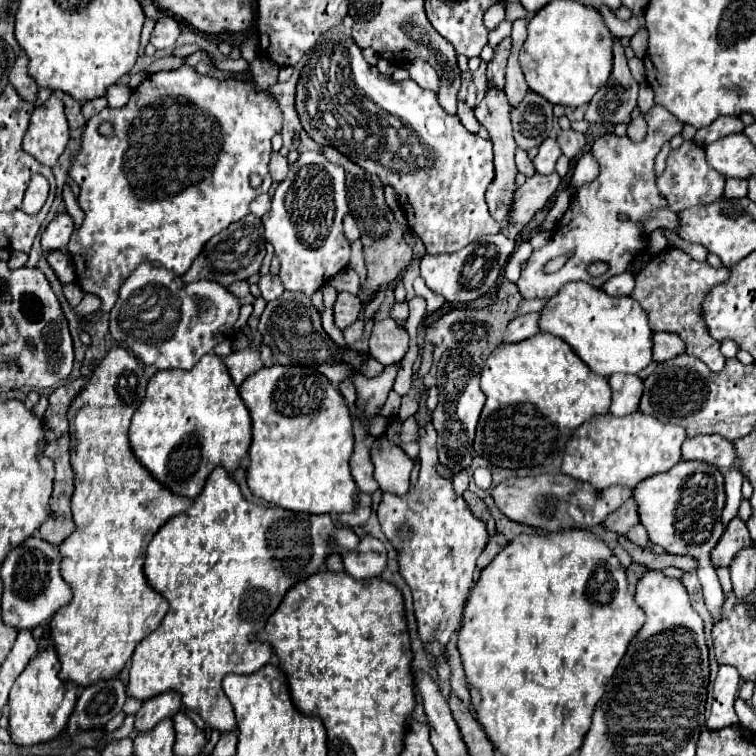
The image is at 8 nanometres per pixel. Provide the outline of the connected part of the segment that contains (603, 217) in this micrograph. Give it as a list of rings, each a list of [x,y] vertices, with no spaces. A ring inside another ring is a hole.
[[[654,105],[644,115],[644,119],[648,123],[648,135],[642,143],[634,143],[628,137],[604,135],[592,145],[592,153],[596,161],[600,163],[600,173],[594,181],[582,185],[574,193],[570,209],[560,219],[558,227],[552,233],[552,239],[544,247],[532,251],[516,283],[524,299],[532,299],[532,297],[550,299],[552,295],[558,293],[558,289],[564,283],[570,283],[570,281],[586,281],[594,287],[602,287],[602,283],[608,277],[624,273],[628,263],[632,263],[634,255],[638,255],[646,247],[648,239],[640,227],[640,219],[648,217],[656,209],[666,207],[666,201],[658,193],[656,183],[654,183],[654,177],[656,177],[654,157],[658,155],[658,151],[662,149],[666,141],[670,141],[676,133],[682,131],[684,125],[676,121],[676,117],[670,111],[658,105]],[[620,215],[626,215],[628,219],[622,221]],[[568,253],[572,255],[560,271],[552,275],[546,275],[542,271],[546,261],[560,257],[560,255],[568,255]],[[596,261],[606,263],[608,271],[600,277],[590,277],[586,269],[590,263],[596,263]]]

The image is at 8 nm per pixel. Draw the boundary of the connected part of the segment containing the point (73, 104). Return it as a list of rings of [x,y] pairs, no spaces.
[[[62,95],[62,103],[64,103],[64,113],[66,113],[66,119],[68,119],[68,125],[70,129],[78,129],[86,123],[86,119],[82,117],[80,113],[80,103],[76,99],[72,99],[70,95]]]

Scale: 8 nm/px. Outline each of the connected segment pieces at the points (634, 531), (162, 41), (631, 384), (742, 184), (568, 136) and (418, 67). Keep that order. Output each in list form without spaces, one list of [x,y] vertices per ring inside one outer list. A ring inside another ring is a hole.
[[[636,525],[636,527],[632,527],[632,529],[626,533],[626,539],[630,539],[632,543],[636,543],[636,545],[640,545],[640,547],[646,547],[646,543],[648,543],[648,533],[646,533],[646,529],[644,529],[642,525]]]
[[[162,17],[154,31],[152,31],[152,37],[150,37],[150,43],[156,47],[156,49],[168,49],[168,47],[174,47],[176,39],[180,35],[180,25],[176,19],[172,17]]]
[[[610,375],[608,383],[612,387],[612,405],[610,415],[624,417],[638,411],[638,403],[642,397],[642,379],[636,375]]]
[[[726,179],[726,187],[724,187],[724,197],[746,197],[748,193],[748,181],[744,179]]]
[[[568,129],[568,131],[558,131],[558,139],[556,139],[556,141],[558,141],[562,153],[564,153],[568,159],[574,159],[574,157],[582,151],[582,147],[584,147],[584,143],[586,143],[584,135],[582,135],[582,133],[576,133],[576,131],[572,131],[572,129]]]
[[[414,59],[414,61],[410,61],[410,63],[406,65],[406,69],[408,69],[408,73],[410,73],[410,79],[416,81],[420,87],[424,87],[424,89],[432,89],[432,91],[438,89],[440,79],[438,79],[436,71],[432,71],[432,67],[430,67],[428,63],[424,63],[422,59]]]

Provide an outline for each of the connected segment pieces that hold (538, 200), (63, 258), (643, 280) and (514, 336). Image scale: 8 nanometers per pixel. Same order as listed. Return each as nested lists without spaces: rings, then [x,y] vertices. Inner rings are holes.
[[[556,171],[550,175],[536,173],[534,177],[526,179],[526,183],[514,191],[512,207],[508,213],[510,225],[524,227],[546,205],[548,197],[558,189],[558,185],[560,177]]]
[[[50,251],[50,253],[46,253],[46,259],[62,285],[74,281],[74,267],[72,267],[70,257],[64,251]]]
[[[668,247],[660,255],[652,257],[650,263],[636,273],[636,287],[632,291],[632,299],[636,299],[642,309],[648,313],[652,331],[670,331],[682,337],[686,349],[684,353],[702,359],[712,371],[720,371],[724,367],[724,355],[720,353],[720,343],[710,337],[704,319],[700,315],[702,299],[710,291],[710,287],[726,281],[730,277],[730,269],[720,267],[714,269],[706,261],[694,261],[680,249]]]
[[[530,313],[530,315],[522,315],[512,319],[512,323],[508,323],[508,331],[504,333],[504,343],[518,343],[524,341],[532,335],[536,335],[538,329],[538,313]]]

